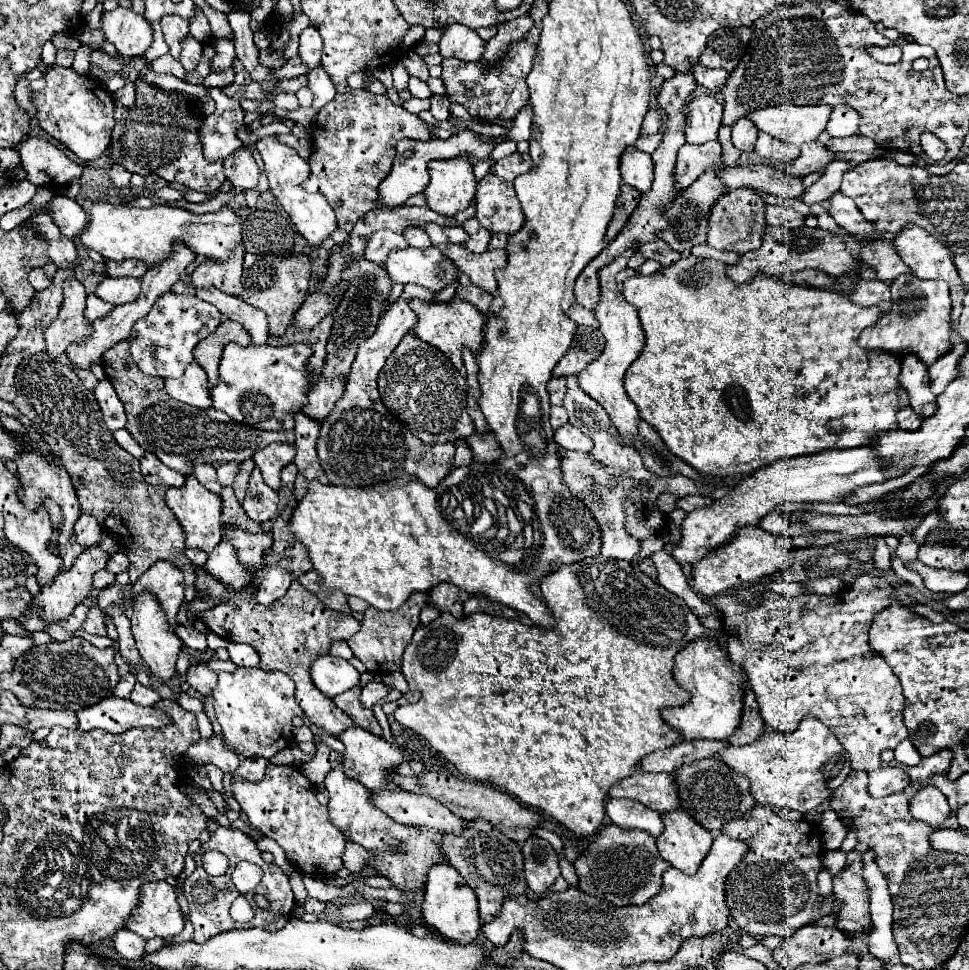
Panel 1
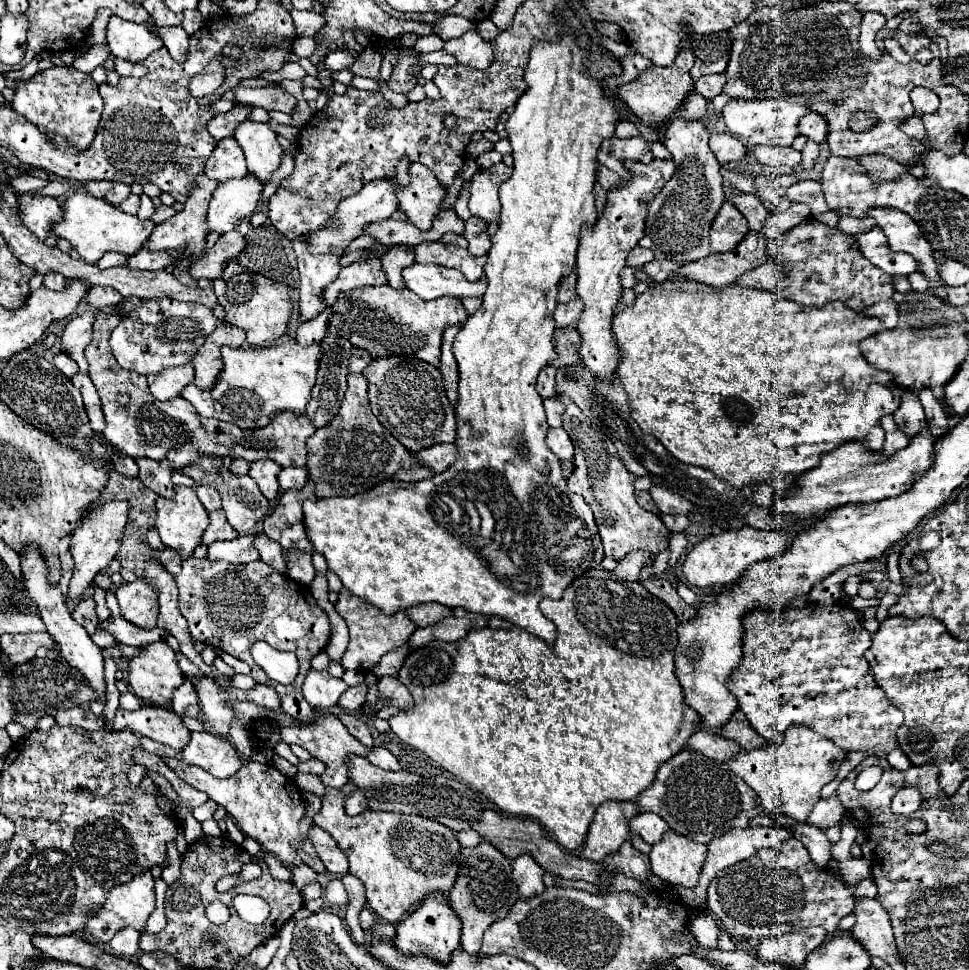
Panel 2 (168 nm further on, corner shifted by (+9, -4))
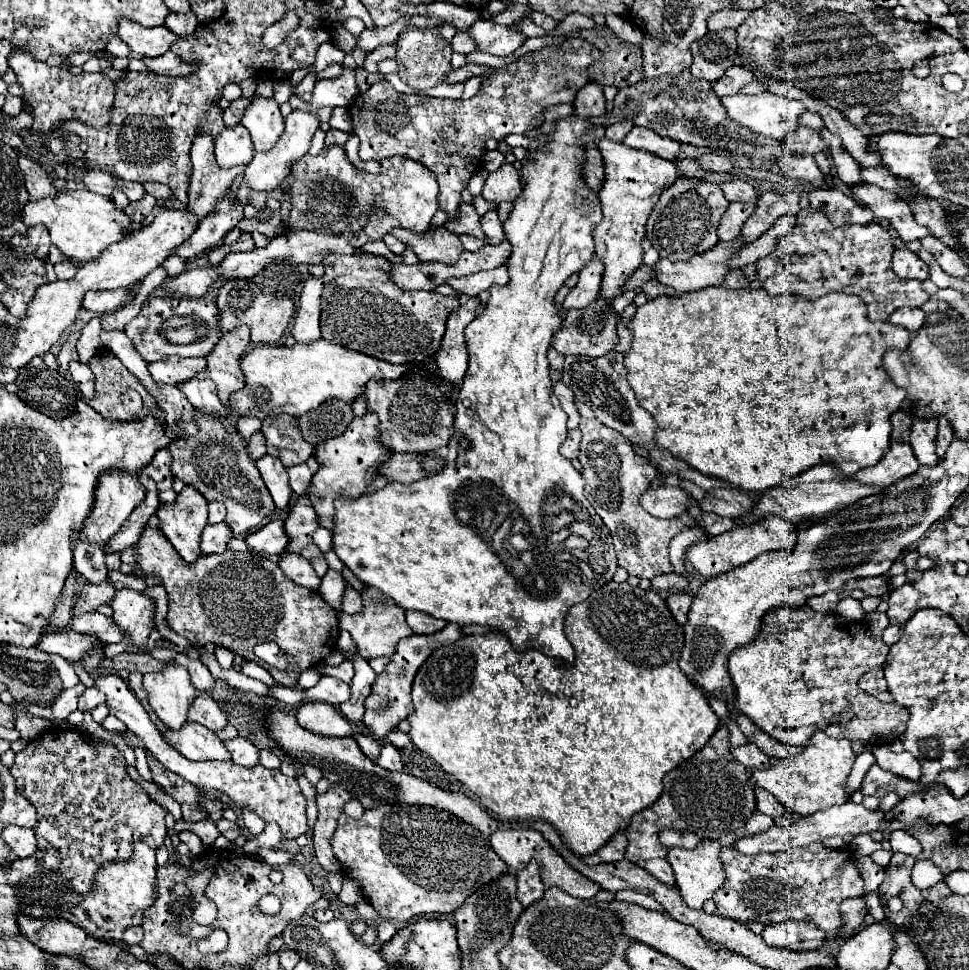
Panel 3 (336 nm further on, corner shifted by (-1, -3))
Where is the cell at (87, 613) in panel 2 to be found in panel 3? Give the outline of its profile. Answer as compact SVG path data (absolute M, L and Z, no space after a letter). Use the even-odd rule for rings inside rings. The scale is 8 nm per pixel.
M103 581L101 585L83 585L79 591L79 599L75 601L73 613L79 617L83 613L89 611L97 611L99 605L109 605L111 603L111 595L115 595L115 589L111 587L111 583Z

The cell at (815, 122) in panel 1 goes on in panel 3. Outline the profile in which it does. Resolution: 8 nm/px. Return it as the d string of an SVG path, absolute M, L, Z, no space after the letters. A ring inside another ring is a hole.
M763 91L759 95L737 93L731 97L723 97L721 103L735 123L739 123L739 125L743 125L743 127L747 127L759 135L767 135L771 139L785 139L785 135L795 131L795 127L799 125L799 115L805 111L803 103L775 95L775 93L769 93L769 91Z

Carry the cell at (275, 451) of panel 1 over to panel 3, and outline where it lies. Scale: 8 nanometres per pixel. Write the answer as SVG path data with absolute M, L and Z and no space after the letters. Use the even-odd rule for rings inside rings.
M265 455L257 461L257 469L261 471L261 477L275 501L275 507L279 507L279 509L287 507L287 503L291 499L287 467L283 463L279 463L279 459L275 459L273 455Z

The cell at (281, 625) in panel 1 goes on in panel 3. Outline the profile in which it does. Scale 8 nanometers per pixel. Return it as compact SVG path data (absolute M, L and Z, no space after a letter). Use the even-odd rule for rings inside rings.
M145 527L137 543L137 561L145 575L157 575L161 579L169 595L167 623L175 633L189 639L189 643L213 643L239 653L247 661L265 667L279 685L299 687L299 673L315 667L337 645L337 611L317 591L291 583L269 557L227 549L221 555L201 555L195 563L187 563L171 547L163 531ZM263 641L275 641L285 653L291 653L295 657L295 669L291 673L279 673L255 657L253 647Z

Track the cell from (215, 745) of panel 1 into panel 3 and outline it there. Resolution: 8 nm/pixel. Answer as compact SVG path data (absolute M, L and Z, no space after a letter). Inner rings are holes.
M235 737L225 741L227 751L231 753L231 763L243 765L243 767L253 767L259 763L259 749L245 737Z

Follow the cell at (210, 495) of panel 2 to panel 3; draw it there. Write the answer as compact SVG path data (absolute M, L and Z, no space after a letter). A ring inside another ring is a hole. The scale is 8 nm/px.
M219 501L209 503L209 523L221 523L225 519L225 507Z

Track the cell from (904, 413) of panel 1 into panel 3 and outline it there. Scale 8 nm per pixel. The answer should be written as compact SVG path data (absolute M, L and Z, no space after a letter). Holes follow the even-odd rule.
M905 411L893 413L891 425L893 425L891 449L885 453L885 457L879 459L877 465L857 471L853 479L877 487L887 487L919 469L919 461L915 459L909 445L909 429L911 429L909 415Z

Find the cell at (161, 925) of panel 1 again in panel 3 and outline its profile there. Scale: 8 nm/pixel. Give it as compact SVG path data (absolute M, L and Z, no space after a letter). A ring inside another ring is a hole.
M135 843L133 857L129 861L115 861L103 865L95 873L95 891L87 893L81 903L71 909L71 913L77 917L79 927L85 929L87 935L119 943L123 937L123 931L131 925L141 925L143 913L147 907L155 903L157 897L157 863L155 863L155 851L145 843Z

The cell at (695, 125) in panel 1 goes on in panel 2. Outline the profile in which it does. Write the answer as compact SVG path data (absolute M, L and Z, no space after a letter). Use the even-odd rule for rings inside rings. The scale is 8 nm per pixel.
M675 120L663 134L663 144L673 154L675 174L661 188L657 198L649 204L645 220L645 236L639 246L653 250L657 260L691 262L705 258L711 252L709 230L717 216L723 196L723 178L719 174L721 164L709 150L709 130L701 122Z

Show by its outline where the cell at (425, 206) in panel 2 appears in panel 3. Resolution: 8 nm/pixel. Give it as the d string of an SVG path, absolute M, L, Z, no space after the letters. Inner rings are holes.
M329 147L329 149L323 149L317 157L305 155L303 159L299 159L293 165L291 175L281 183L279 189L275 189L271 193L251 193L249 203L261 211L269 197L281 199L283 189L289 187L289 191L291 191L291 217L287 221L289 229L307 229L307 231L317 231L317 233L333 233L333 231L343 233L351 239L351 243L355 247L363 247L367 241L383 239L383 235L391 233L393 227L405 227L405 229L411 229L417 233L429 231L431 217L435 215L435 211L439 207L439 203L437 203L439 185L437 185L433 171L423 167L421 163L415 163L415 161L399 157L399 155L383 159L381 167L383 169L379 175L361 173L351 165L351 161L347 159L345 151L341 151L341 147Z

